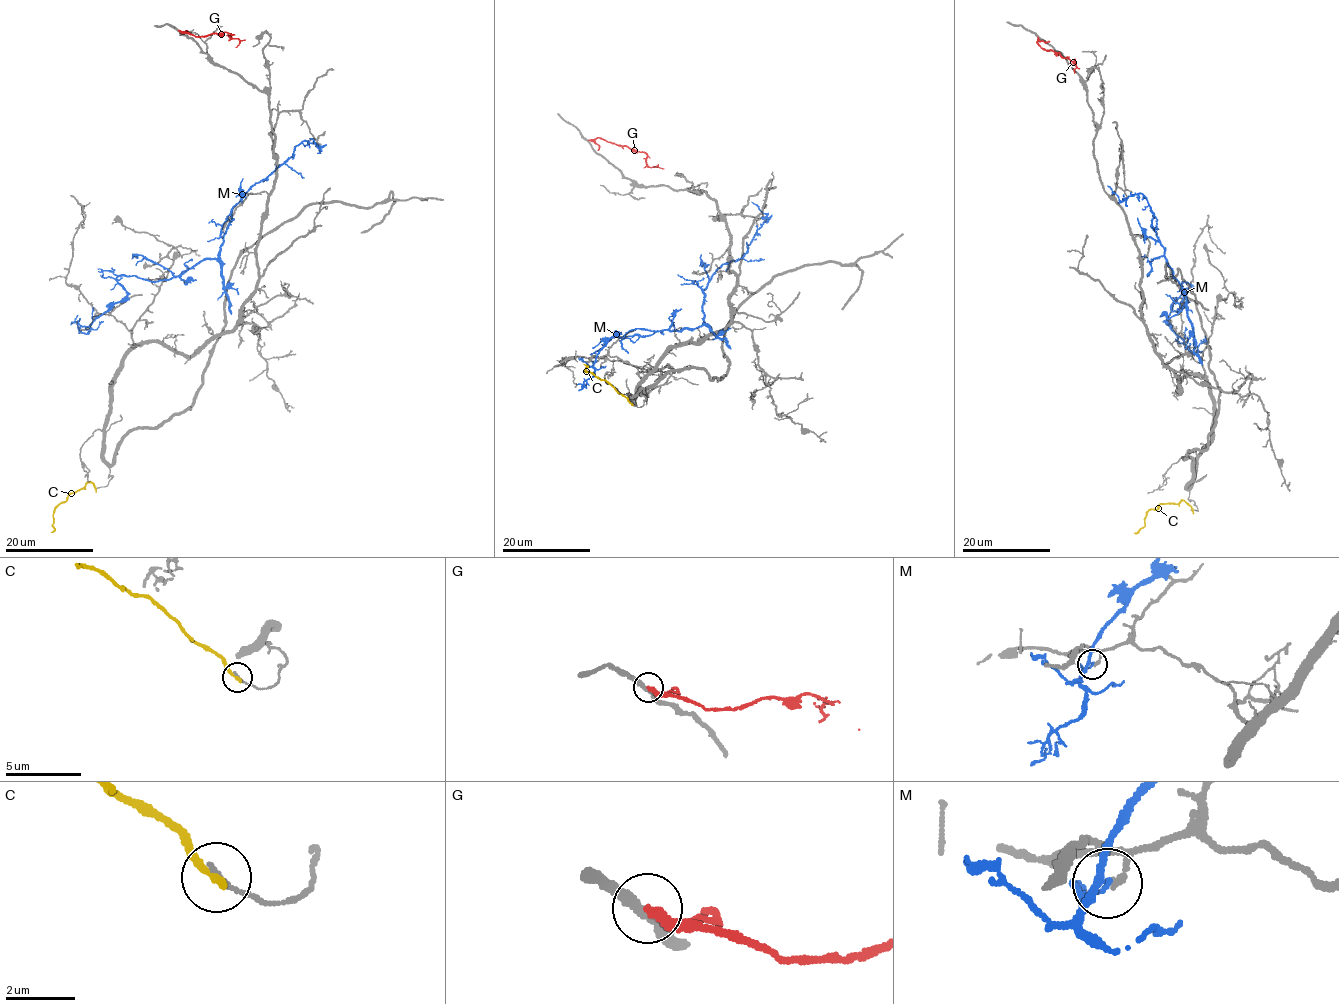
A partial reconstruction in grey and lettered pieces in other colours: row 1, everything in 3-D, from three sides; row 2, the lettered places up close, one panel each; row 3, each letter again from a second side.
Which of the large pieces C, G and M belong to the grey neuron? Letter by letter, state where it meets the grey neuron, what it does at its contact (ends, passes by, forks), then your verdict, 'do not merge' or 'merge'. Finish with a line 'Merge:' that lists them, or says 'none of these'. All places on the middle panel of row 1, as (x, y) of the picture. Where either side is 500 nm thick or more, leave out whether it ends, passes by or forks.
C: contact (631, 404); it ends; do not merge
G: contact (588, 140); it ends; do not merge
M: contact (596, 361); it passes by; do not merge
Merge: none of these

